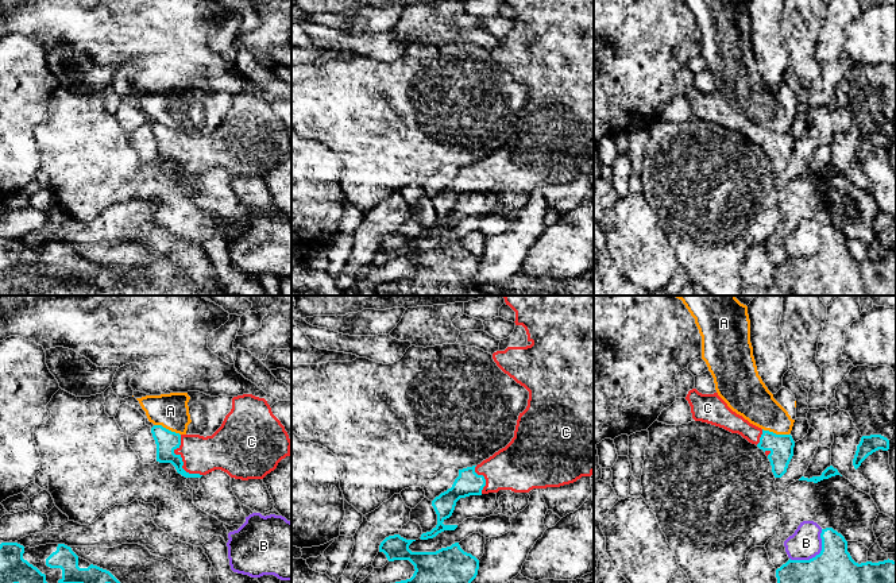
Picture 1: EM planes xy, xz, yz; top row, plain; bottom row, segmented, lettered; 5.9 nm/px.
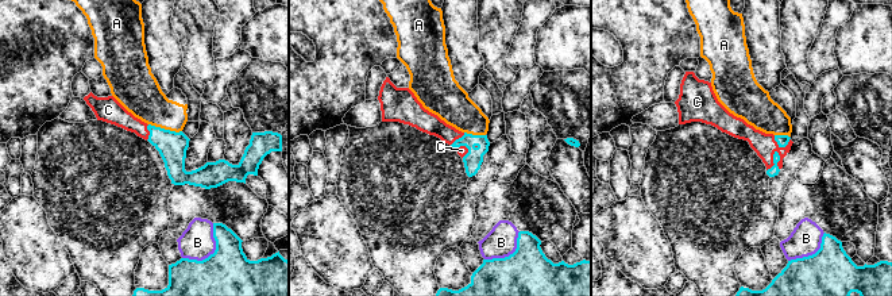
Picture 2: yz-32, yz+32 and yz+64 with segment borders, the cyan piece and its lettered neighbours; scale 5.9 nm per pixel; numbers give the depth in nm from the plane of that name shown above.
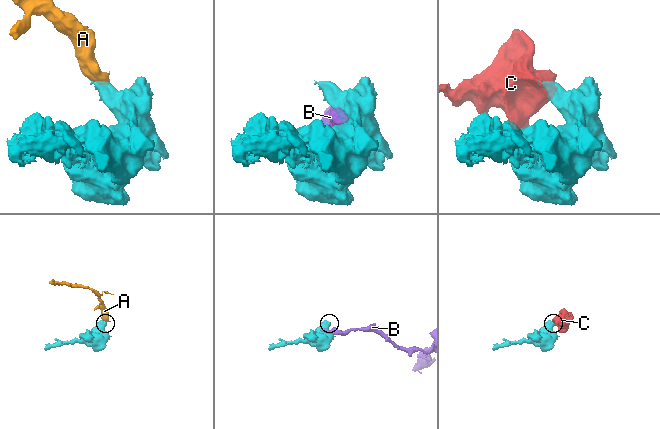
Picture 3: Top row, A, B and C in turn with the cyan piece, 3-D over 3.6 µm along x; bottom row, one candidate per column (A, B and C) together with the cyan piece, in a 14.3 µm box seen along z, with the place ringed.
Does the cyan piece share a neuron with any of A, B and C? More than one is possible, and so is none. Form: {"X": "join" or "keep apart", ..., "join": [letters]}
{"A": "keep apart", "B": "keep apart", "C": "join", "join": ["C"]}

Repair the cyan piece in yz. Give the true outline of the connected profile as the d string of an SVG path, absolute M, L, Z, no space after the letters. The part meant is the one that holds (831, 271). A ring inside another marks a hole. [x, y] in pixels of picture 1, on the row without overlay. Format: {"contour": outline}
{"contour": "M833 225L822 227L822 248L810 258L788 258L776 267L777 282L766 289L744 286L739 296L896 296L896 259L856 260L847 250L847 239Z"}

